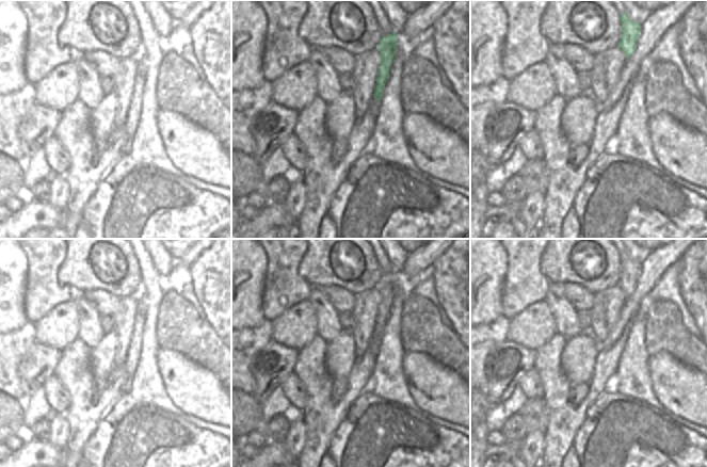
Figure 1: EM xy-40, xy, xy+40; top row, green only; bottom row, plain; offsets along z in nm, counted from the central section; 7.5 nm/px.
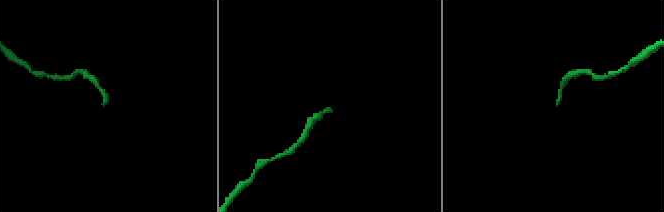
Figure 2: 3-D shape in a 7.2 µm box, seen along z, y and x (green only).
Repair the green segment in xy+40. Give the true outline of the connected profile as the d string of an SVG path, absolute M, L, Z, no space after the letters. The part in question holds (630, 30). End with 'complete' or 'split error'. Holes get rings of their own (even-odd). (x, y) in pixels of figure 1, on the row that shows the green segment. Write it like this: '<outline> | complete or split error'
M625 11L620 17L620 22L622 25L622 37L617 47L624 52L626 59L628 59L637 48L637 42L641 33L641 23L633 21Z | complete

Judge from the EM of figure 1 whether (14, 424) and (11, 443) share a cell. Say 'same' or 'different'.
different

